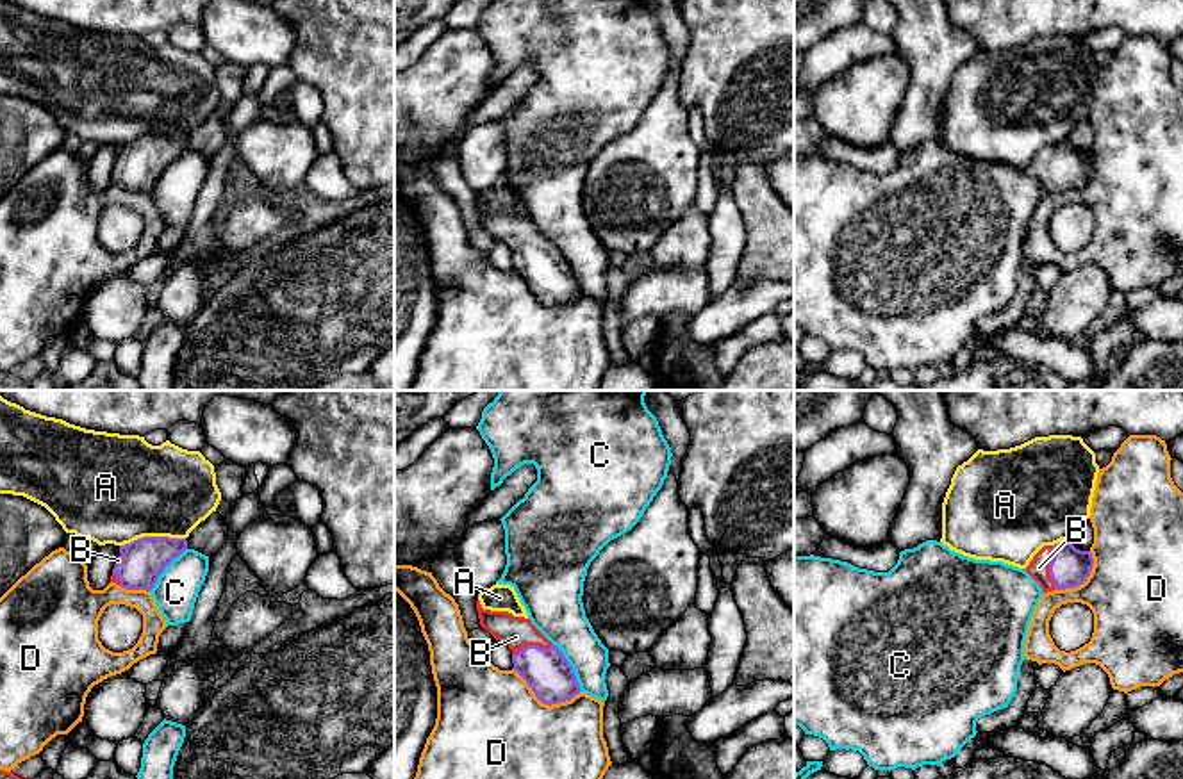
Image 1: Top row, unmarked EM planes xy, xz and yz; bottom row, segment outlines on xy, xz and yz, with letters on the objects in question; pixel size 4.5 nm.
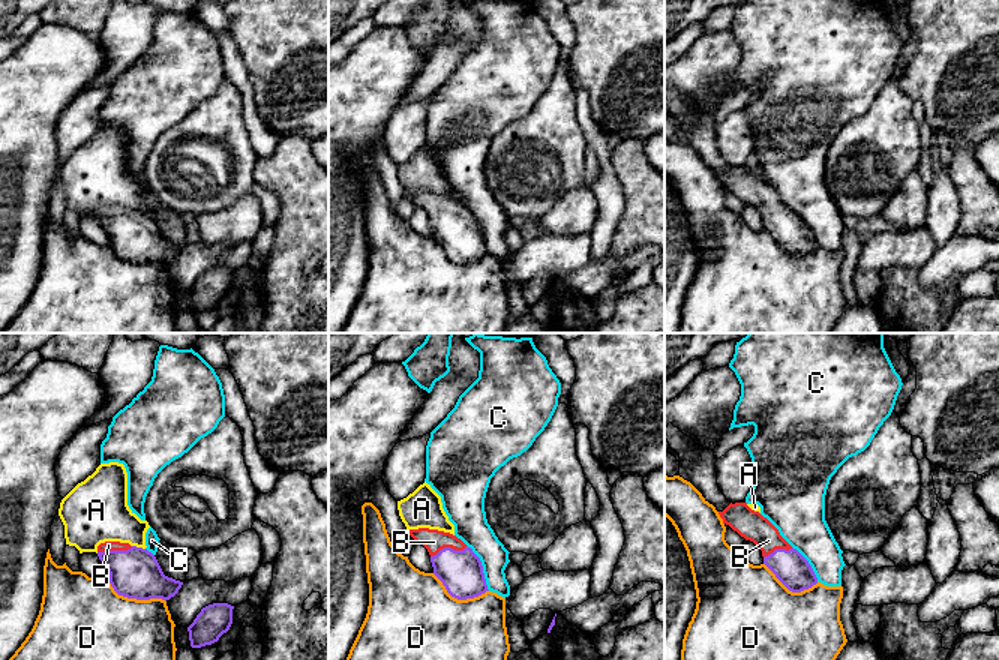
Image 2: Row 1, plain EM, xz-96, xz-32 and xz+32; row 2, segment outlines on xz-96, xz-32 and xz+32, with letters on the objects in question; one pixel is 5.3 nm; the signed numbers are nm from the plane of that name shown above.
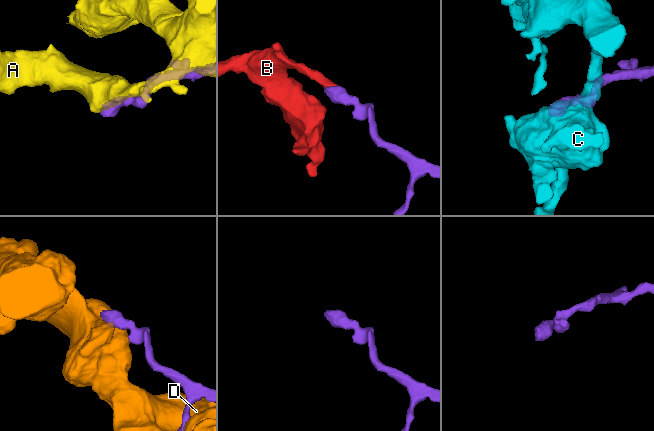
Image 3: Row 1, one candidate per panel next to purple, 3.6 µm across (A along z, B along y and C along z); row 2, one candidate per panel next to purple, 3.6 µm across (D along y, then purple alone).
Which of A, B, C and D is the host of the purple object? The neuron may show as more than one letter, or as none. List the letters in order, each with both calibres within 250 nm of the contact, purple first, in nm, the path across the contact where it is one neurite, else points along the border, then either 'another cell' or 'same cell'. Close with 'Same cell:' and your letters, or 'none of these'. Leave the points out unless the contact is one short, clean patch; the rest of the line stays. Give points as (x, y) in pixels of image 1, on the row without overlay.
A: 200 nm thick on the purple side, 460 nm on the other; another cell
B: 180 nm thick on the purple side, 100 nm on the other; runs through yz (1069, 168), (1050, 168), (1039, 168); same cell
C: 200 nm thick on the purple side, 220 nm on the other; border along xz (554, 245), (571, 268), (582, 291); another cell
D: 200 nm thick on the purple side, 500 nm on the other; another cell
Same cell: B

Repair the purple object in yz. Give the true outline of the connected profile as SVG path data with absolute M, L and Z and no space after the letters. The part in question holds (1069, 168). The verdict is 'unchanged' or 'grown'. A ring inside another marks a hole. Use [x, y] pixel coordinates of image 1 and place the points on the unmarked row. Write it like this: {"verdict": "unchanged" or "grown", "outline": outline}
{"verdict": "grown", "outline": "M1062 141L1055 146L1044 146L1024 171L1047 194L1083 185L1092 168L1090 152L1080 152L1069 141Z"}

